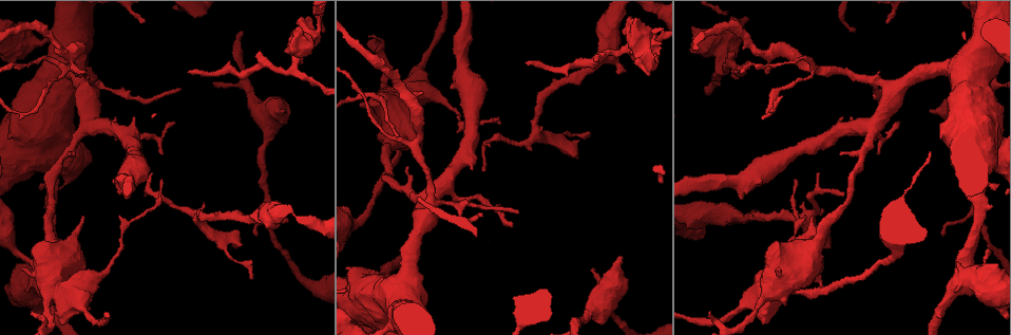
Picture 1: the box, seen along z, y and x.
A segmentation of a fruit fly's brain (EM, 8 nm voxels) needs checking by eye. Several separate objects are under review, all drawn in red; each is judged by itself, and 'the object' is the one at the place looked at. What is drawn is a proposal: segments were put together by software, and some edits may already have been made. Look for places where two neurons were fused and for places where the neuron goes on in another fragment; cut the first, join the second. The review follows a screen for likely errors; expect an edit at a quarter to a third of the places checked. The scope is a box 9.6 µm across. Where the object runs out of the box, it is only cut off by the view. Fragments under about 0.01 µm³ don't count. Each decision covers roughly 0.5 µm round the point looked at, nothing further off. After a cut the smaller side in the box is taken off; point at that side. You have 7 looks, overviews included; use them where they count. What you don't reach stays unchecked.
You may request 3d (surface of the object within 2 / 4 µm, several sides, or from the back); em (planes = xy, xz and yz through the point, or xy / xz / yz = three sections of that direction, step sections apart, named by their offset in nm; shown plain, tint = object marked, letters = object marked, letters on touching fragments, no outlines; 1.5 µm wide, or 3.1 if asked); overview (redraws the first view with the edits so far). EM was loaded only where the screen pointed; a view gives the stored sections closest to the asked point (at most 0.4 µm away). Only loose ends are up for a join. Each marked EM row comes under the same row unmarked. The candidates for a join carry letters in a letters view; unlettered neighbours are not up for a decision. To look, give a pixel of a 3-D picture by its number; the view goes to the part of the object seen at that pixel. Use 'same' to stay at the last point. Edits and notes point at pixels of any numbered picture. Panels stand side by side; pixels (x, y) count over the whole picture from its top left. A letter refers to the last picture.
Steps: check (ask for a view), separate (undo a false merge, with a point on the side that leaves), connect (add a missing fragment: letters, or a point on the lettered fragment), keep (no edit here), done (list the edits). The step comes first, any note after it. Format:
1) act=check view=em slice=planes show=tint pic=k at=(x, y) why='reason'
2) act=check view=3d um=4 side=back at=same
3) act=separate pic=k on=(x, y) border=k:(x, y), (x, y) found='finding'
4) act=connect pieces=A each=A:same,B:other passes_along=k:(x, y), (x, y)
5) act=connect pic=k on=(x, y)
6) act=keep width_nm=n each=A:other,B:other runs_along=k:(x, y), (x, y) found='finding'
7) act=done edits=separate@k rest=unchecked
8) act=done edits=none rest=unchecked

act=check view=em slice=planes show=letters pic=1 at=(620, 73) why='free end'

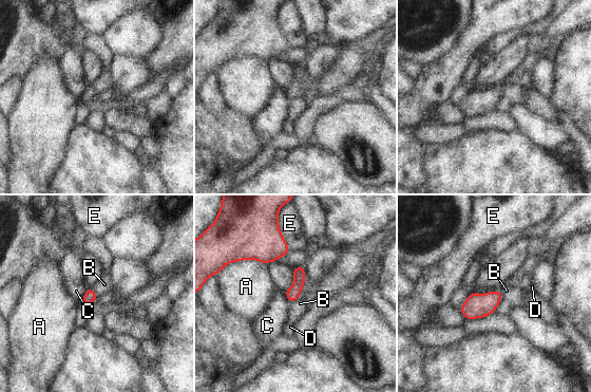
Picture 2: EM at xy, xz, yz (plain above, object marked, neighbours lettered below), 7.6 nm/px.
act=keep each=A:other,B:other,C:other,D:other,E:other border=2:(290, 301), (294, 302) found='none of them fits'

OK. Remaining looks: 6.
act=check view=3d um=4 pic=1 at=(32, 312) why='an open end'

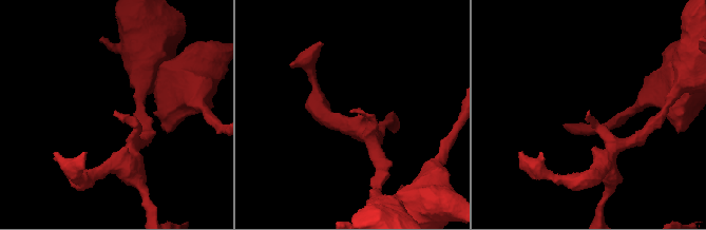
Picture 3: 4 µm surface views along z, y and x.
act=check view=em slice=xy step=8 show=letters pic=3 at=(349, 112)

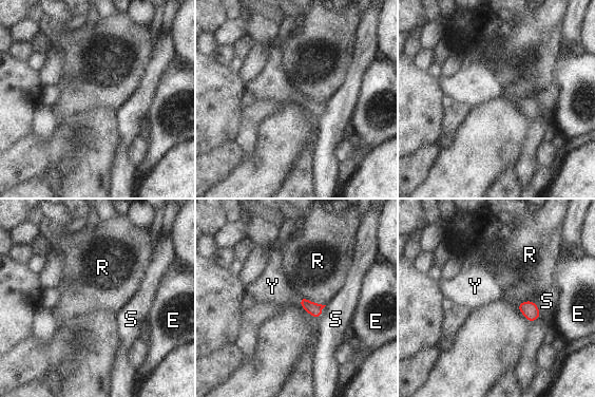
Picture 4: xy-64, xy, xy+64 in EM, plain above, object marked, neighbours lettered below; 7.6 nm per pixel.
act=check view=em slice=planes show=letters at=same

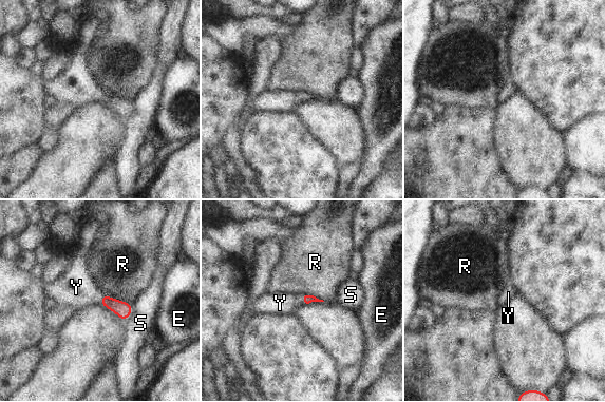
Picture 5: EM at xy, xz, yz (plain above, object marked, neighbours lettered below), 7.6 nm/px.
act=connect pic=5 on=(76, 287) each=E:other,R:other,S:other,Y:same passes_along=5:(124, 310), (101, 299), (76, 287) found='it goes on there'

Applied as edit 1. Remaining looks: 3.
act=check view=3d um=4 pic=1 at=(81, 69) why='thick turns thin'

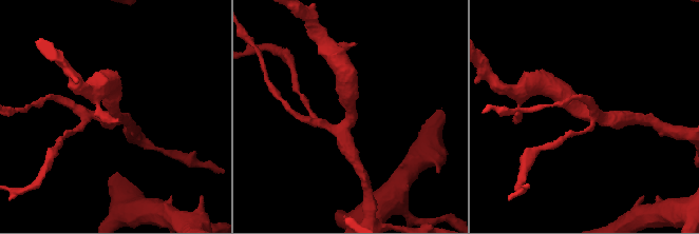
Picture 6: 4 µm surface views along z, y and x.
act=check view=em slice=planes show=letters pic=6 at=(344, 130) arms=4

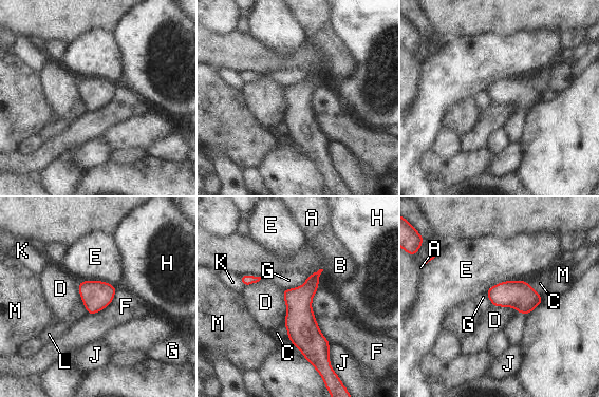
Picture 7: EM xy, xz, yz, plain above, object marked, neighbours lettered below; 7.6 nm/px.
act=keep width_nm=200 each=A:other,B:other,C:other,D:other,E:other,F:other,G:other,H:other,J:other,K:other,L:other,M:other runs_along=7:(316, 275), (304, 294), (312, 360) found='continuous, no second neuron'

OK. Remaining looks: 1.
act=done edits=connect@5 rest=unchecked

